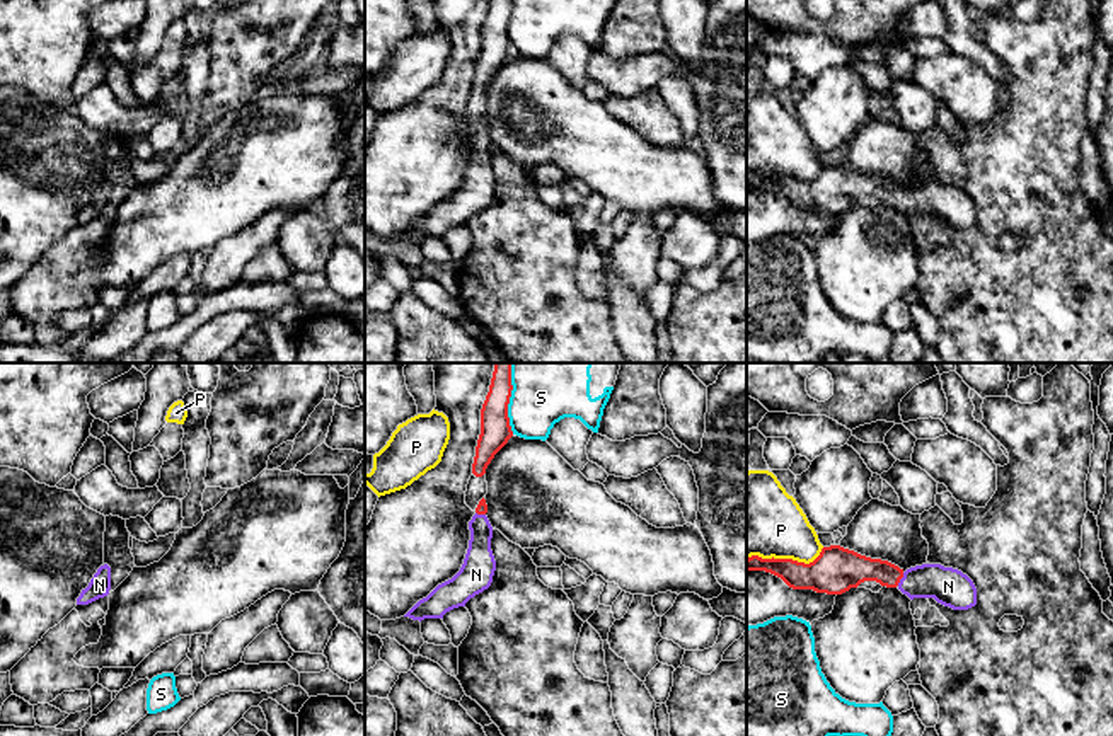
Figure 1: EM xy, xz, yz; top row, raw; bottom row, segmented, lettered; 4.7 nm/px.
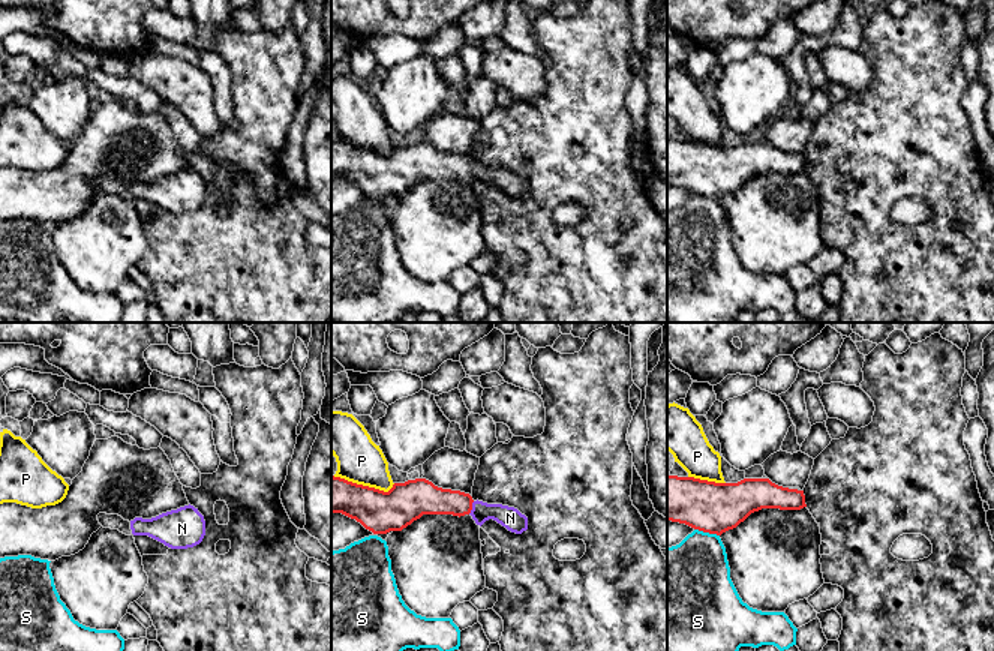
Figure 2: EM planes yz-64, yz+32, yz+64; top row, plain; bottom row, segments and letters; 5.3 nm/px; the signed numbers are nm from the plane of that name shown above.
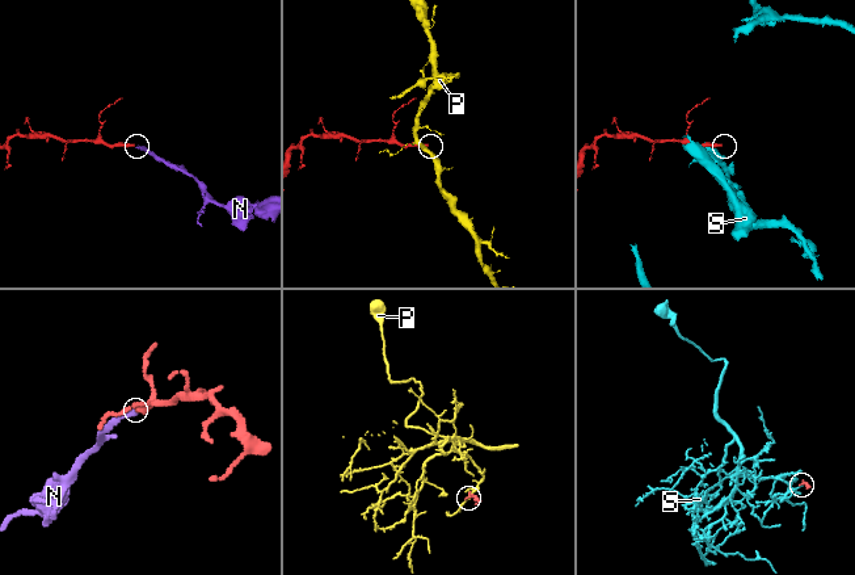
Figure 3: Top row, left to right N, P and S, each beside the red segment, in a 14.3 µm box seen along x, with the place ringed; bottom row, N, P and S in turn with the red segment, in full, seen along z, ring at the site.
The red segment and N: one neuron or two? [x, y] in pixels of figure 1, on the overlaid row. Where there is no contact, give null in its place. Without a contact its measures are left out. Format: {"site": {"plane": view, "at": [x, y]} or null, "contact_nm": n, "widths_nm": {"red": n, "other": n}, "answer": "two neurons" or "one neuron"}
{"site": {"plane": "yz", "at": [900, 578]}, "contact_nm": 70, "widths_nm": {"red": 170, "other": 180}, "answer": "one neuron"}

